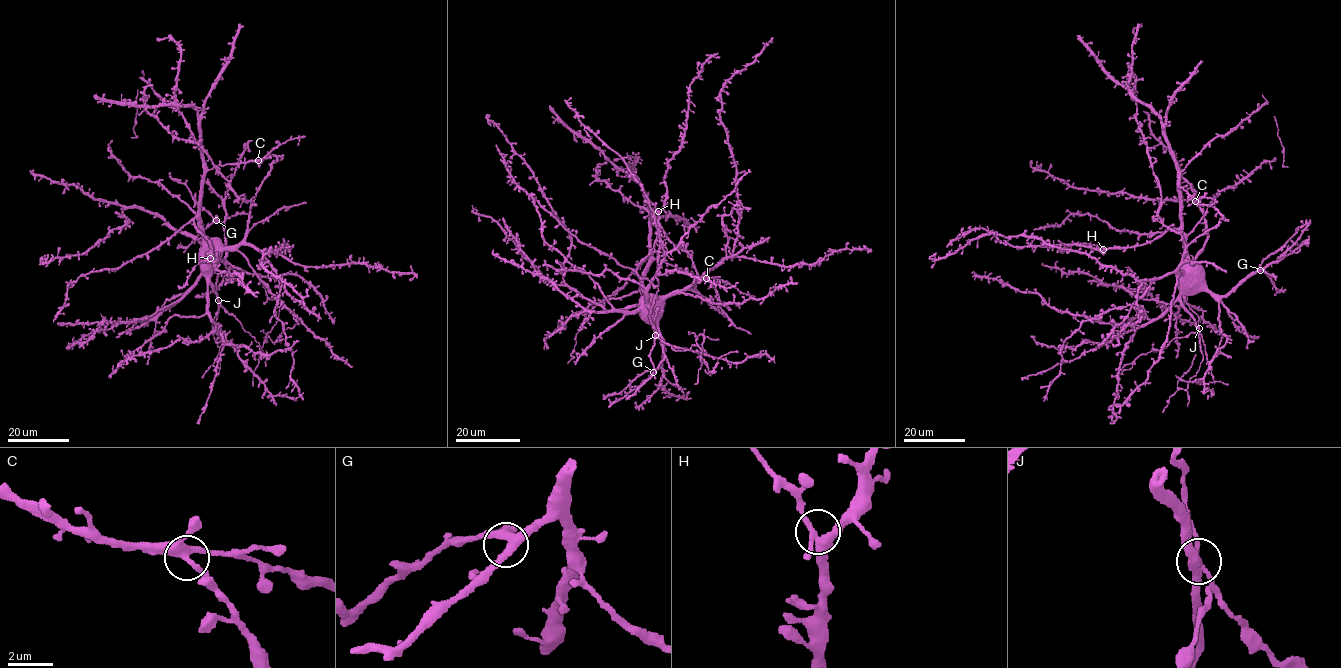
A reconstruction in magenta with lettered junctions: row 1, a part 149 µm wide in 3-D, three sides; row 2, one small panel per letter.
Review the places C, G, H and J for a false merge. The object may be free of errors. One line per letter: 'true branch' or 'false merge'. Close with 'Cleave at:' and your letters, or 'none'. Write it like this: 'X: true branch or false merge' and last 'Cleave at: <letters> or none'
C: true branch
G: true branch
H: true branch
J: false merge
Cleave at: J

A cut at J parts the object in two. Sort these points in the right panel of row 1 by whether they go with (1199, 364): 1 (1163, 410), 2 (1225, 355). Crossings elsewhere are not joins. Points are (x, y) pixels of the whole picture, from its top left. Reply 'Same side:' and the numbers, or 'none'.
Same side: 1

